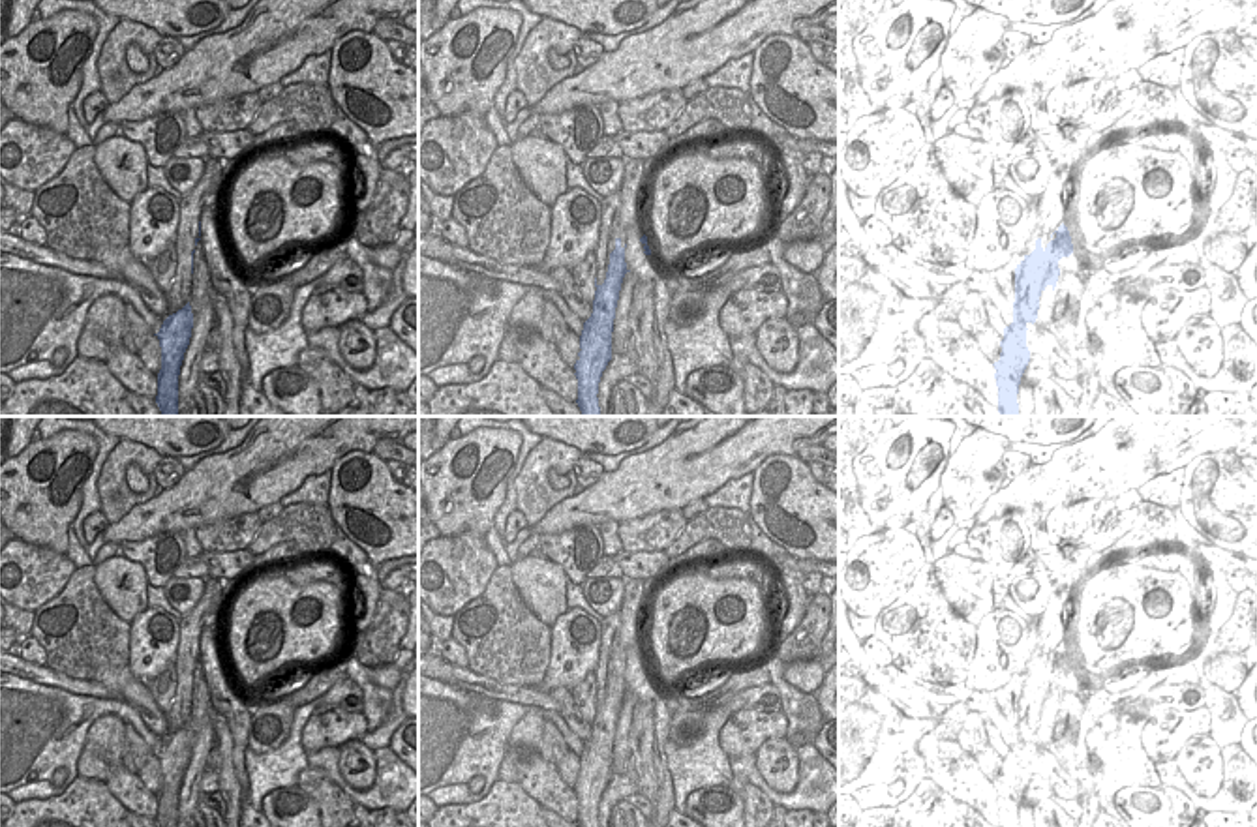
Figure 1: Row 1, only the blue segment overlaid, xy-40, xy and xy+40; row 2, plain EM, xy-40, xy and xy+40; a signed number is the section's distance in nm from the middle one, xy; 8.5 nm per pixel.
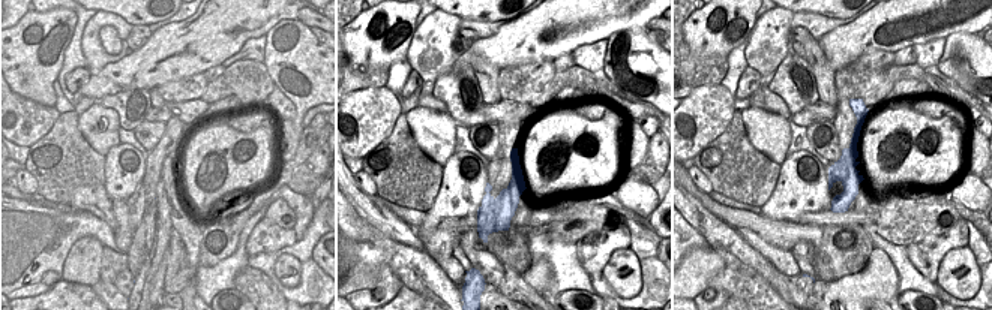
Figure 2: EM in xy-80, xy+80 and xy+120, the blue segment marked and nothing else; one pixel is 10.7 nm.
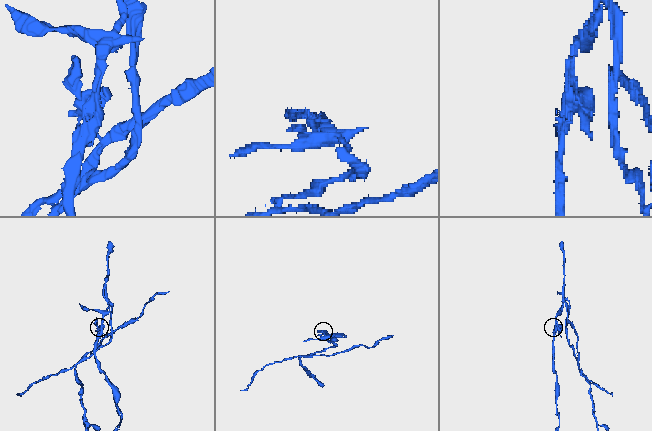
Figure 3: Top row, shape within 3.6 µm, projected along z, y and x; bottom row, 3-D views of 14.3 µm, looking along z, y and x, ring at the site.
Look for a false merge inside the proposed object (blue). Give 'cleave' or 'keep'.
cleave

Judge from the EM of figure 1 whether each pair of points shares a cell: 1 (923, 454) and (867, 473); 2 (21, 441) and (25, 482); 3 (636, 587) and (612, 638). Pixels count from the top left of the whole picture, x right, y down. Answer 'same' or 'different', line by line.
1: same
2: different
3: different

